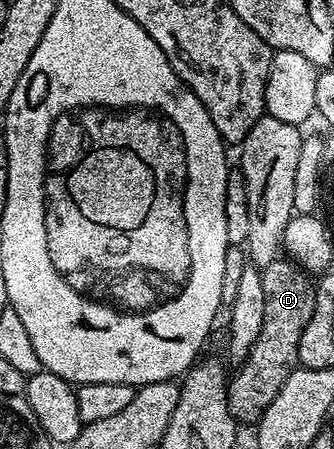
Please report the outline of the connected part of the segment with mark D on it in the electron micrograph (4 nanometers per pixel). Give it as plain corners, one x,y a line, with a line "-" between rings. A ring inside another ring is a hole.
288,258
272,260
260,273
262,290
266,298
266,318
262,322
262,334
250,350
243,364
231,373
228,381
228,405
232,415
241,425
255,425
262,418
266,406
274,402
282,382
300,364
298,344
302,342
302,330
314,314
316,284
313,277

